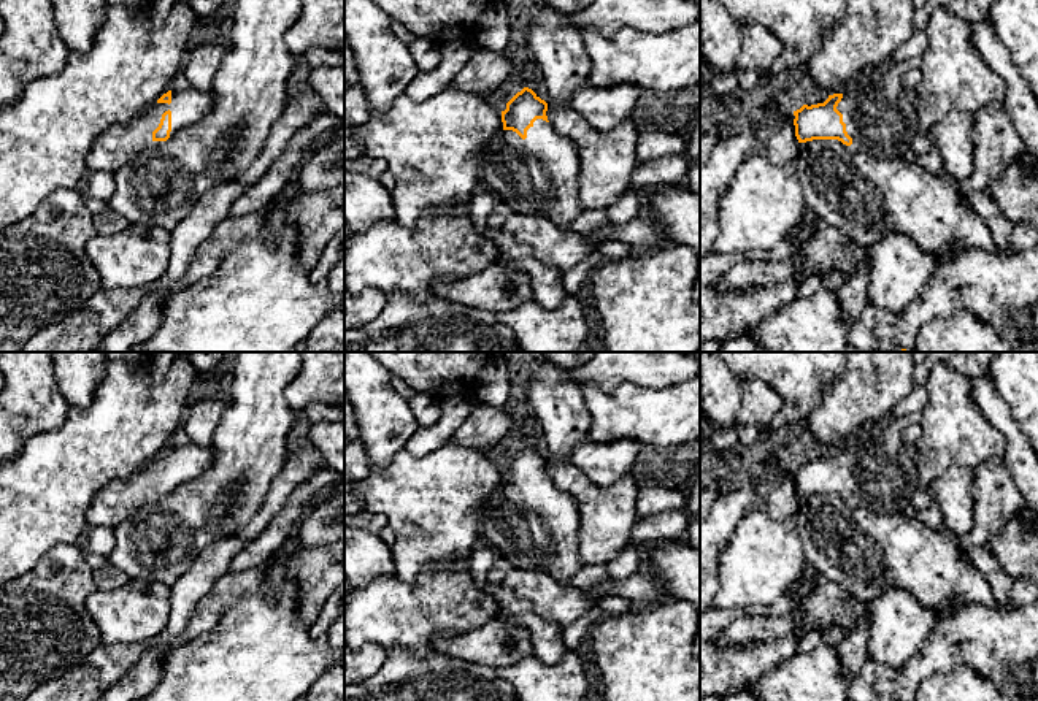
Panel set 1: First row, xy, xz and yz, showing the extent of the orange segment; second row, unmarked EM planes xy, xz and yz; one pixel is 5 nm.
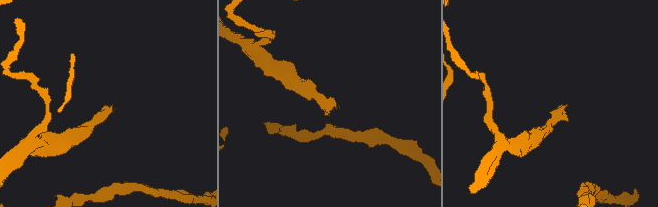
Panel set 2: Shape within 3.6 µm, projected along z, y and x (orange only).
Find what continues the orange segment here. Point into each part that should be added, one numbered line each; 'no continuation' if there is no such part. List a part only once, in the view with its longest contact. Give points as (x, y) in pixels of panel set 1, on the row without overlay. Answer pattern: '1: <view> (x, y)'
1: xy (116, 501)

